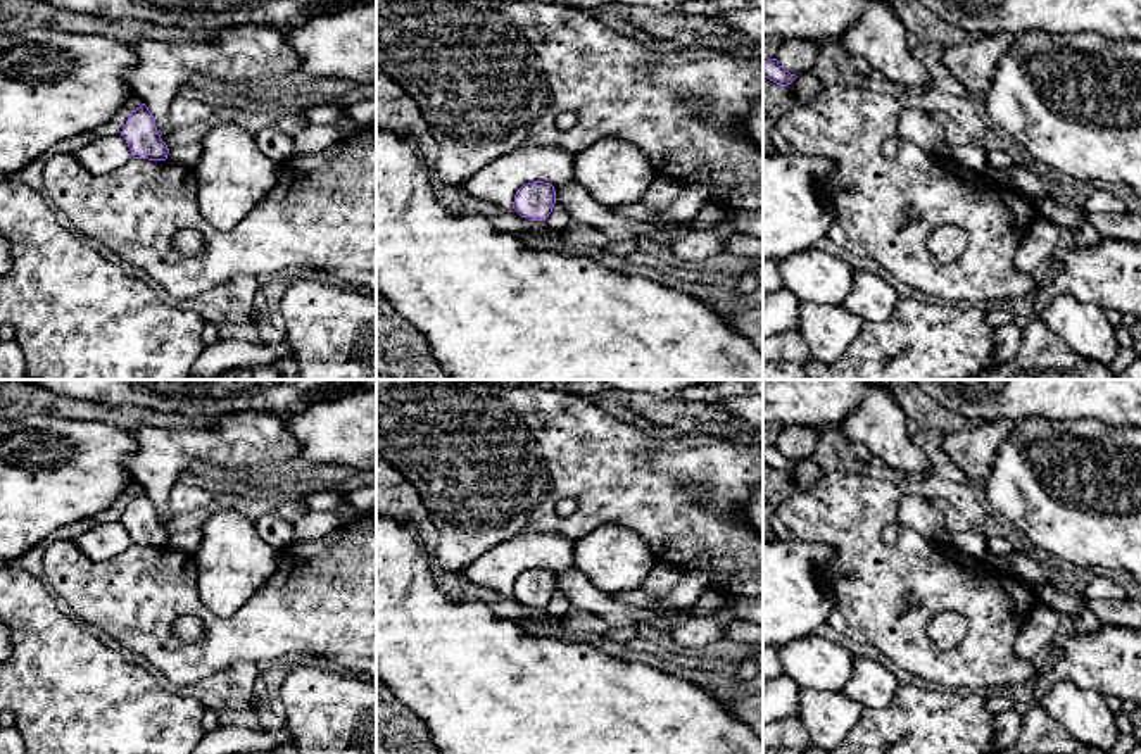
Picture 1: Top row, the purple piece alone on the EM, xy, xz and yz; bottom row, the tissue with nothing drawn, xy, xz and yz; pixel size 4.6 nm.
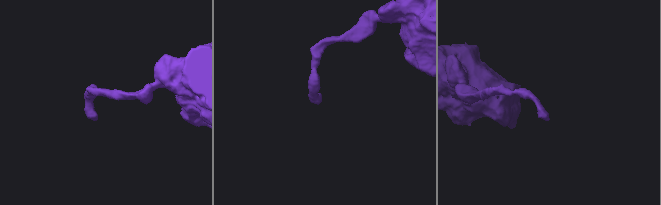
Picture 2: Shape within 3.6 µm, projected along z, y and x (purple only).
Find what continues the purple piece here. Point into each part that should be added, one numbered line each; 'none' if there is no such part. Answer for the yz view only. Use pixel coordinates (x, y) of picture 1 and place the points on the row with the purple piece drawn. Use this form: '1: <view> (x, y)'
none

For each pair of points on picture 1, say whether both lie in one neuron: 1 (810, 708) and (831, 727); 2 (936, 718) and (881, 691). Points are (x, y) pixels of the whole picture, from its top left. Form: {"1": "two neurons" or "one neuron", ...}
{"1": "one neuron", "2": "two neurons"}

